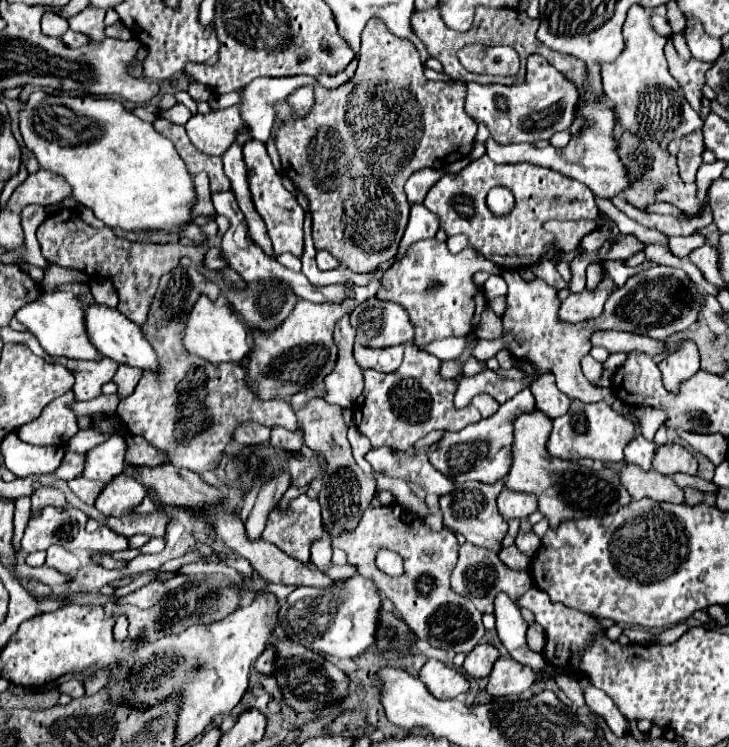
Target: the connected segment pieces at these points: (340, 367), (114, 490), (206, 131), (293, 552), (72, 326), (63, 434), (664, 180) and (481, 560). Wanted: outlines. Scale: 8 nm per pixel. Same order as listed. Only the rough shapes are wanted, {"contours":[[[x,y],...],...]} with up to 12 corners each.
{"contours":[[[339,320],[339,360],[325,378],[327,402],[351,408],[363,392],[363,370],[353,358],[355,330]],[[121,474],[99,494],[105,516],[131,514],[147,496],[143,484]],[[239,106],[195,114],[185,124],[195,148],[211,156],[247,125]],[[301,494],[273,508],[263,540],[309,562],[323,536],[319,502]],[[41,292],[15,318],[41,348],[101,360],[73,292]],[[73,392],[47,404],[19,428],[33,446],[65,446],[77,416],[114,415],[120,398],[101,394],[75,402]],[[615,122],[619,158],[629,168],[625,200],[639,210],[669,202],[701,210],[697,184],[679,178],[667,148],[649,148]],[[465,542],[451,574],[457,594],[491,614],[507,592],[519,600],[533,586],[497,552]]]}

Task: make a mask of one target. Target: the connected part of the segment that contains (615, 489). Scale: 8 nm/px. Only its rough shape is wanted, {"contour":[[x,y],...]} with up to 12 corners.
{"contour":[[515,420],[505,486],[551,528],[631,502],[619,474],[547,452],[551,420]]}

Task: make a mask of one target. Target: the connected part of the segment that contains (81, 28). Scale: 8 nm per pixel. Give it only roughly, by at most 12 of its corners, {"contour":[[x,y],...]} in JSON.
{"contour":[[87,6],[69,20],[71,30],[99,44],[107,38],[105,8]]}

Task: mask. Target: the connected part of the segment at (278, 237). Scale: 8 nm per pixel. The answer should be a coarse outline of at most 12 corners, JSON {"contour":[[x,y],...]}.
{"contour":[[265,144],[243,148],[255,210],[275,256],[303,256],[305,210]]}

